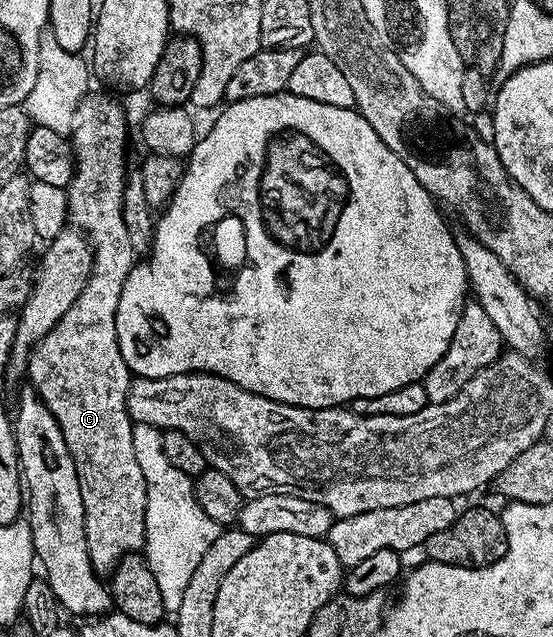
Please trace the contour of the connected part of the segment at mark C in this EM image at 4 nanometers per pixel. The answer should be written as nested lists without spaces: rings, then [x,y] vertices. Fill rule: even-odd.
[[[85,96],[76,111],[70,139],[76,169],[66,189],[68,220],[84,233],[92,245],[92,272],[74,306],[62,314],[60,321],[28,353],[26,376],[29,381],[32,379],[36,387],[33,388],[35,395],[48,407],[50,414],[54,414],[56,425],[62,430],[62,438],[66,439],[70,458],[74,459],[84,507],[86,550],[90,554],[92,569],[97,574],[111,574],[124,556],[131,556],[143,549],[146,530],[146,478],[142,478],[142,466],[138,466],[138,458],[134,458],[134,416],[128,413],[128,387],[131,384],[133,387],[134,376],[128,371],[116,337],[118,302],[122,298],[126,278],[136,262],[136,253],[122,218],[124,182],[130,175],[128,116],[123,106],[108,96]]]

